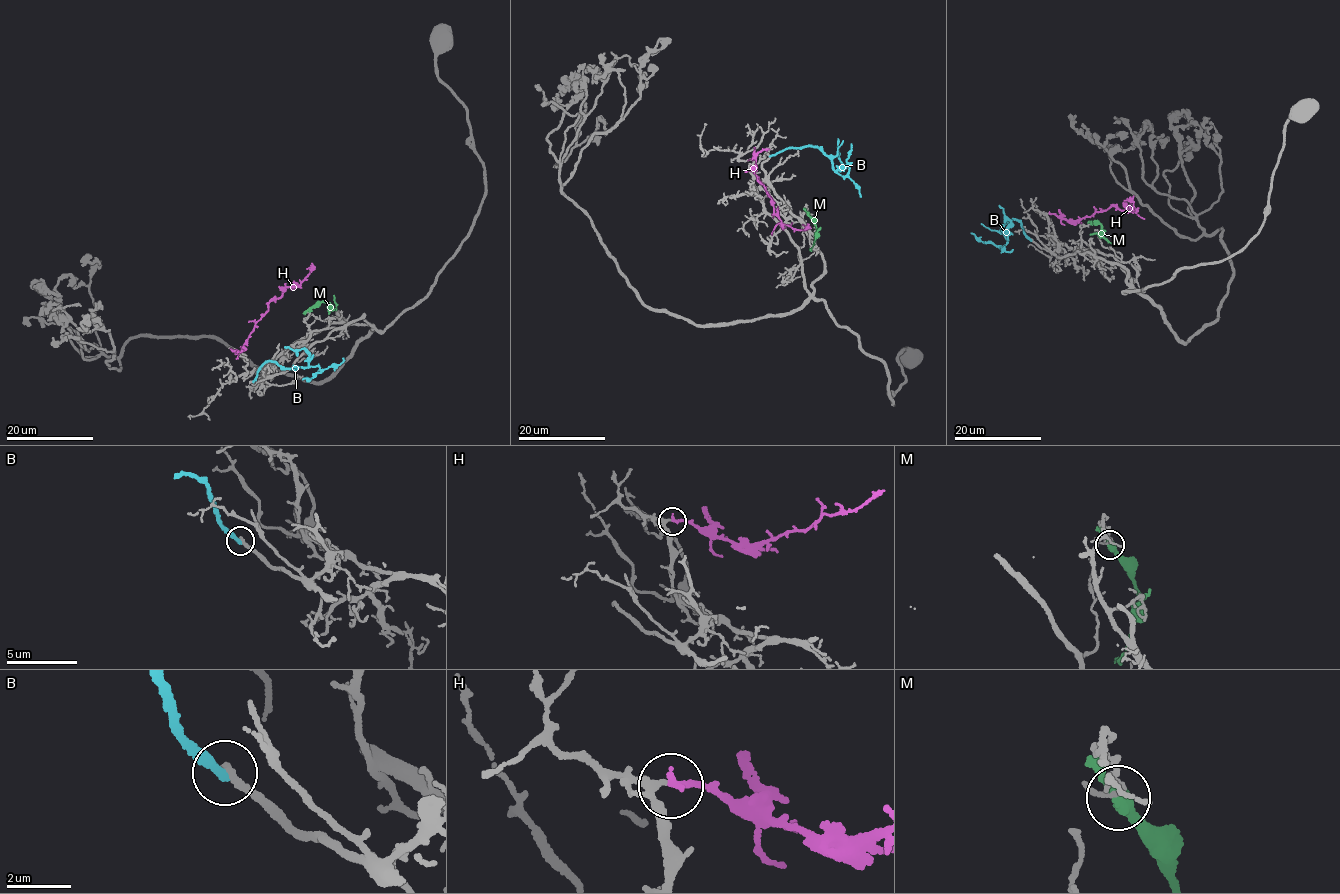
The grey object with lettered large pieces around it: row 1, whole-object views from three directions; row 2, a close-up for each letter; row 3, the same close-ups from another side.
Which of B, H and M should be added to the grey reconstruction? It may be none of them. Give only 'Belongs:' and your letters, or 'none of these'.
Belongs: none of these

